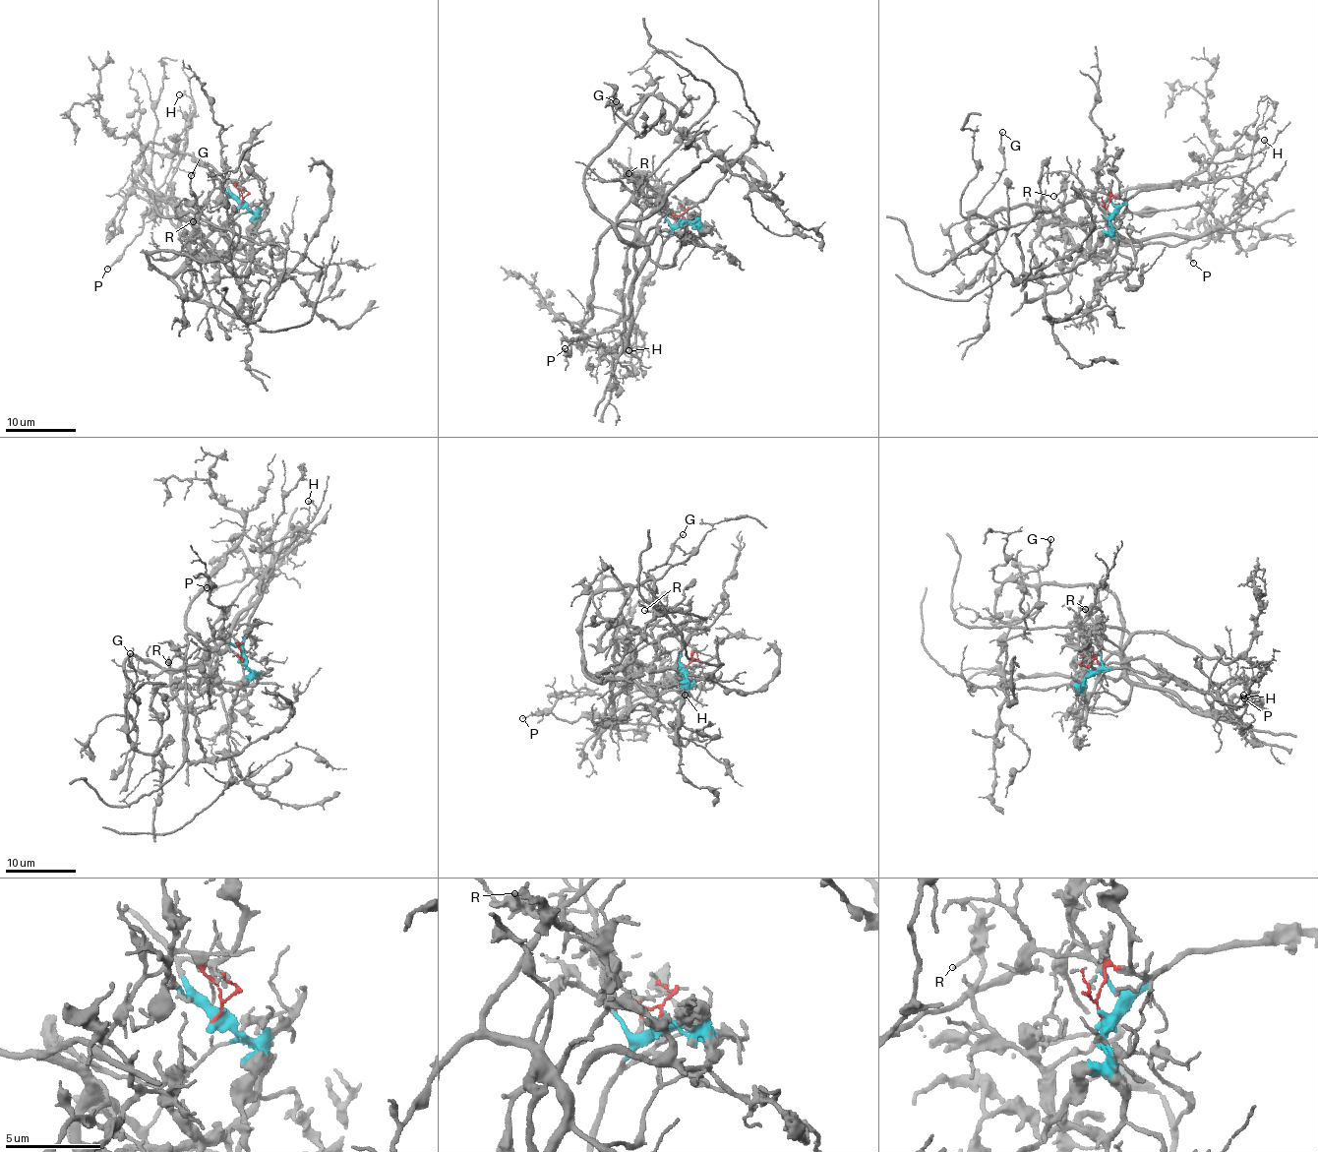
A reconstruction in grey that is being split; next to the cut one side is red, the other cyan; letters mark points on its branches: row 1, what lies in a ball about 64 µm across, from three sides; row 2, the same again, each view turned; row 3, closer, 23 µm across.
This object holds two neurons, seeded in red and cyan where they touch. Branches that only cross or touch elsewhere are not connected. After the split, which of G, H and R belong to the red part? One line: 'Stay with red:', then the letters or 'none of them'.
Stay with red: G

